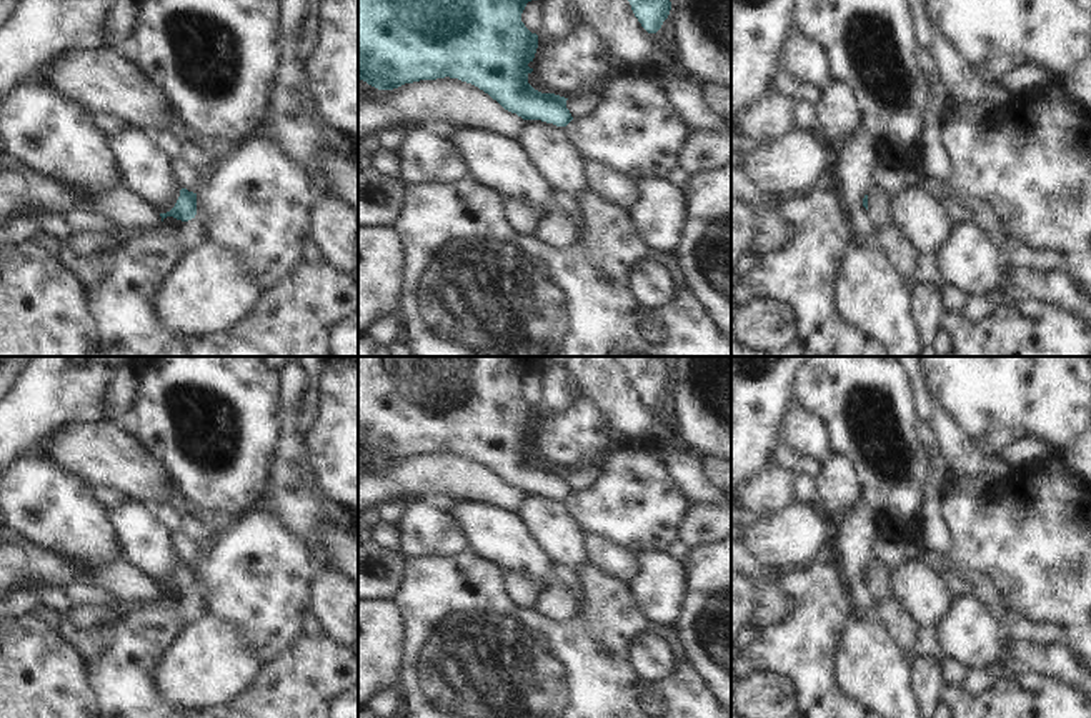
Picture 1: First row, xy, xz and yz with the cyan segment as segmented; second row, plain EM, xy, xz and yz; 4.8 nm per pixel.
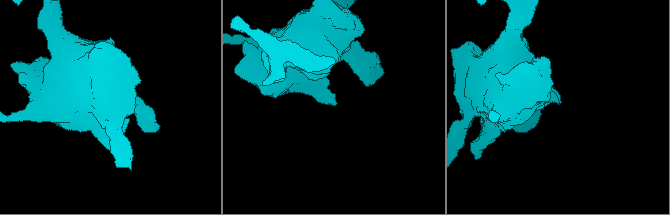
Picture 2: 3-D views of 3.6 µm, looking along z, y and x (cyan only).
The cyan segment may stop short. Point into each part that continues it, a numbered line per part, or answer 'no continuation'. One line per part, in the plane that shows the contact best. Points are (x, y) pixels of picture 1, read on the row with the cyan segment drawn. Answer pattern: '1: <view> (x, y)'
no continuation.

